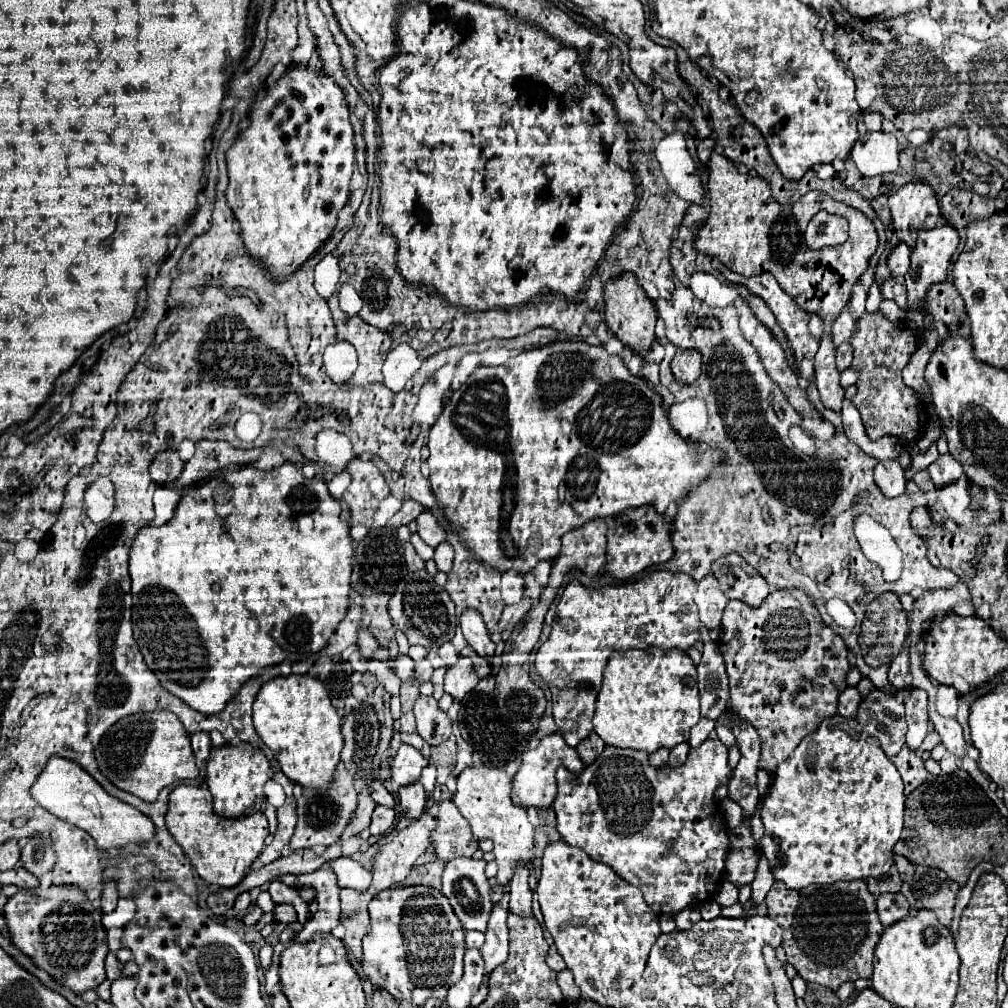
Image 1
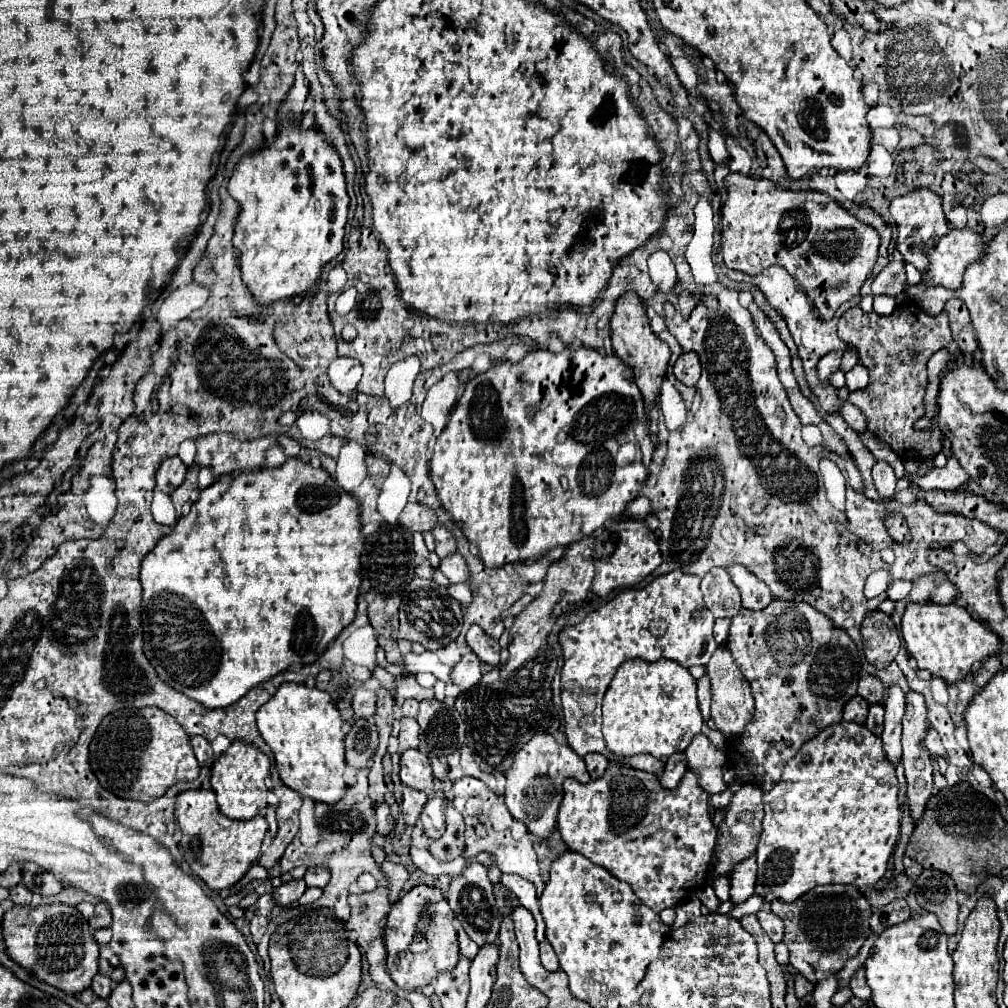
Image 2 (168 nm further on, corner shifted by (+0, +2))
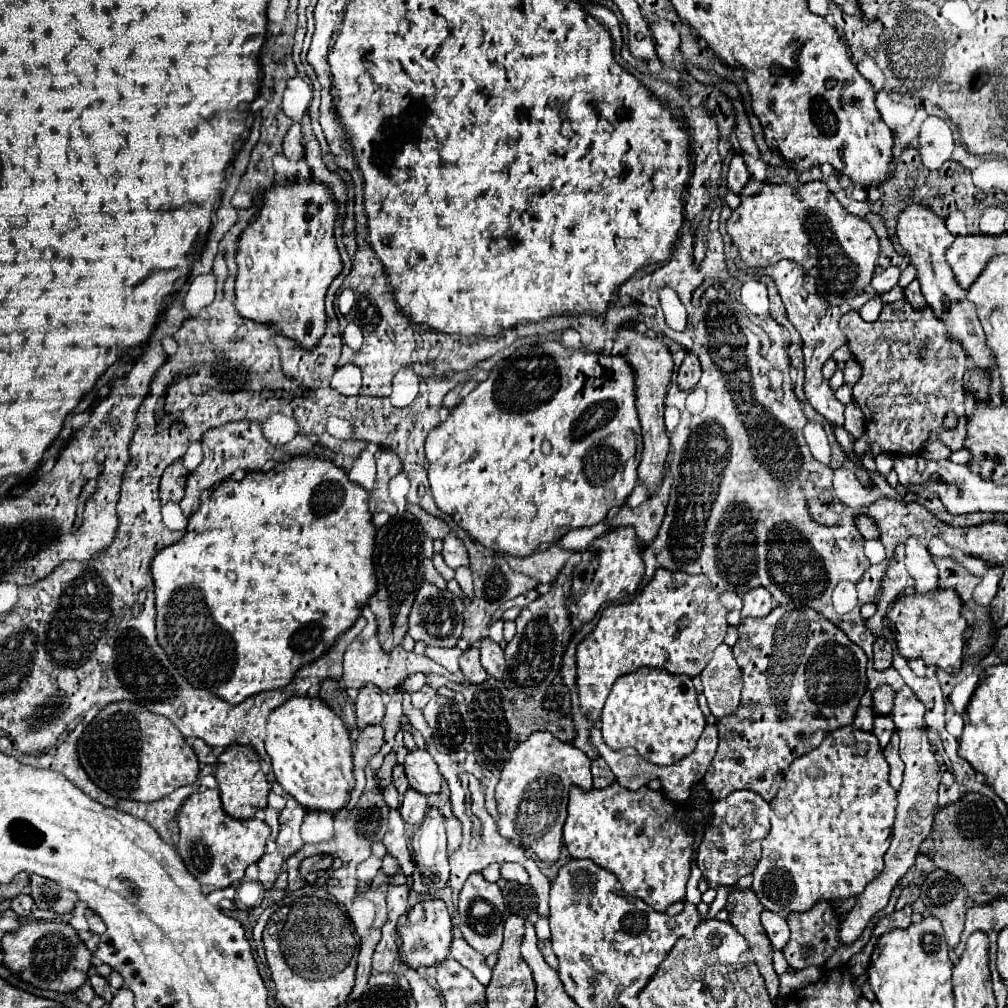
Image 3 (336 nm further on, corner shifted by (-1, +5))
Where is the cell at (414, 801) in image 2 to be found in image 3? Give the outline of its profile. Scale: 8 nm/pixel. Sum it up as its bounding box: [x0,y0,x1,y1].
[400,788,428,824]

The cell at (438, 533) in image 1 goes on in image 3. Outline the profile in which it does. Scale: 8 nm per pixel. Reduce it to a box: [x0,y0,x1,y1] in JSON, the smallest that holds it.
[442,534,468,568]

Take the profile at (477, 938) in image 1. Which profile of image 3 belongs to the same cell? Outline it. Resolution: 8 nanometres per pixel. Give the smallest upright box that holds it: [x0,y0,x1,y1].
[450,938,492,986]

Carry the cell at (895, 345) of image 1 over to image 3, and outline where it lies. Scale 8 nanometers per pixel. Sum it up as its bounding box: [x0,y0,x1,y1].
[840,298,966,456]

